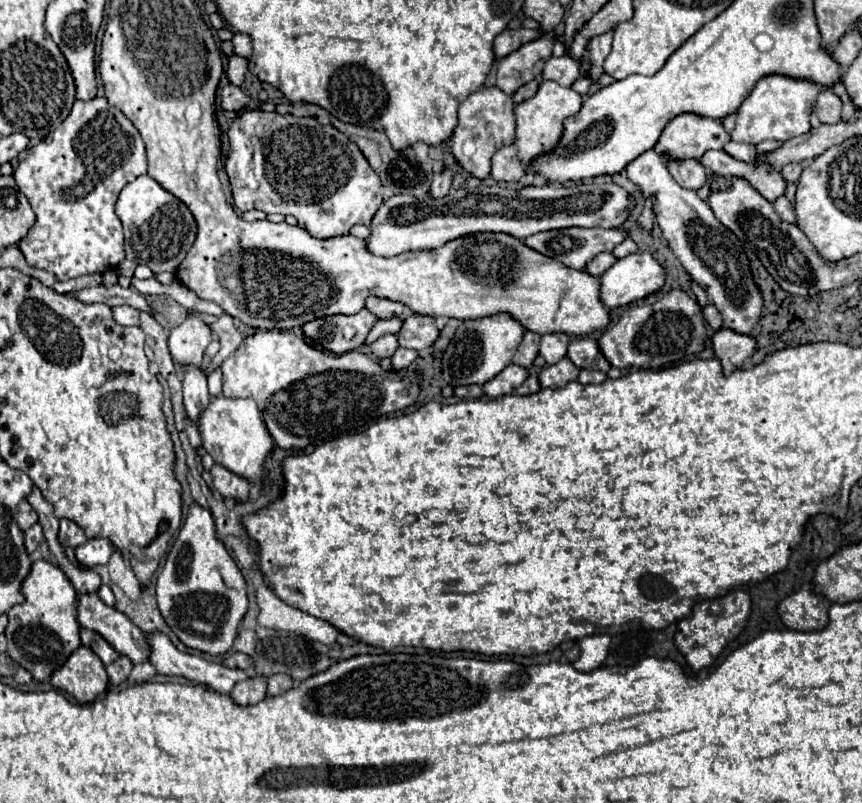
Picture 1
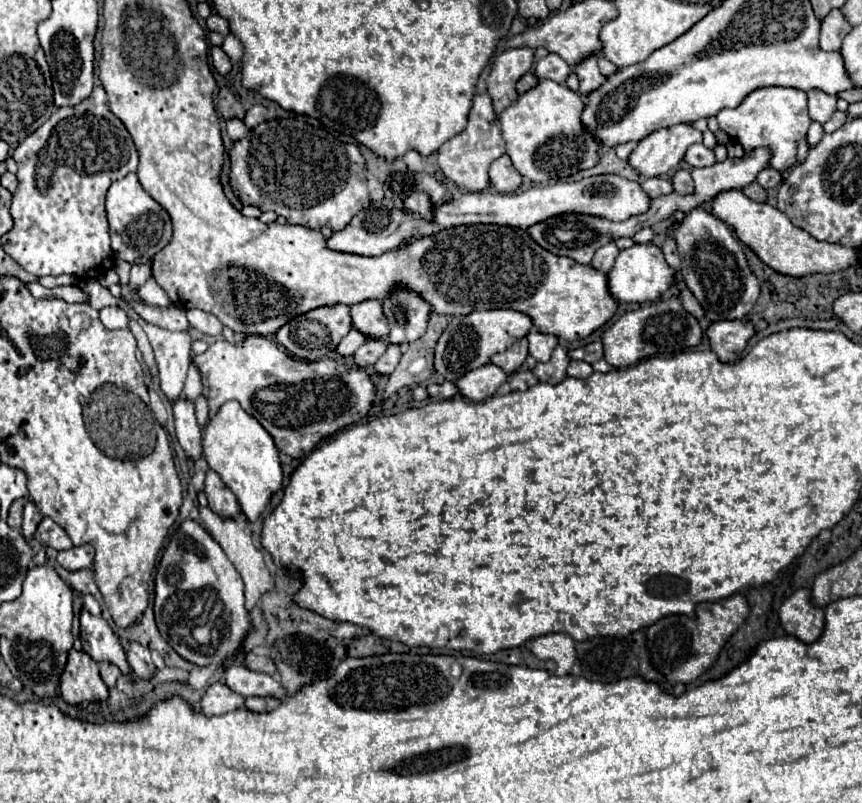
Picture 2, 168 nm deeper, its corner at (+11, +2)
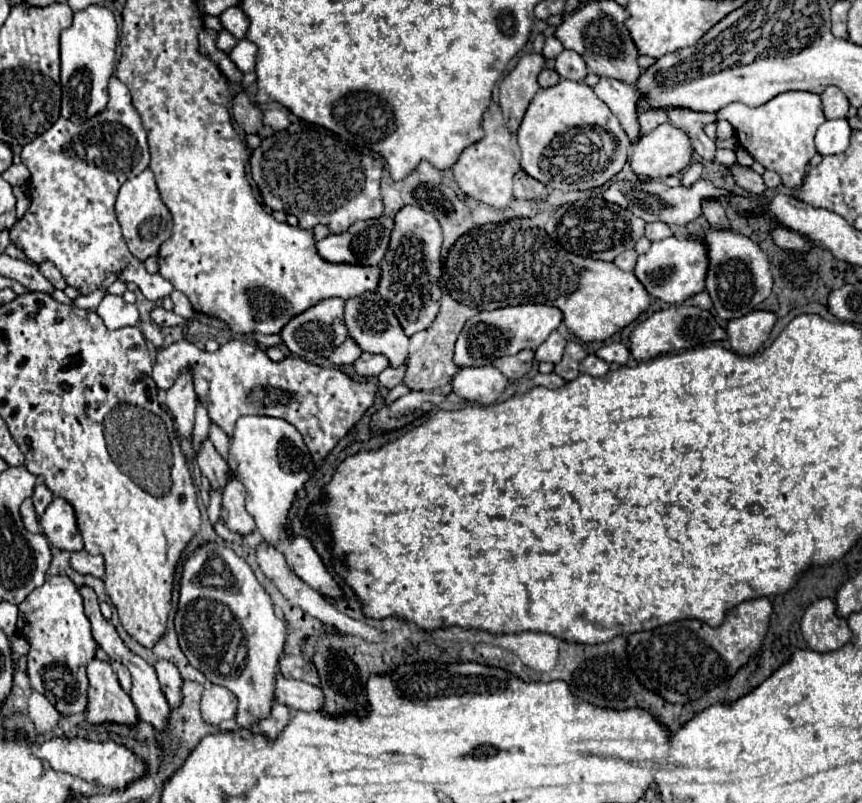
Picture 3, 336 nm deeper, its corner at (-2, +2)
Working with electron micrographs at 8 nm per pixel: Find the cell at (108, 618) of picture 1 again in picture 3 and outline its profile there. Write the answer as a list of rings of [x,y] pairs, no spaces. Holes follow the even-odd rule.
[[[157,660],[157,664],[153,668],[157,672],[157,678],[159,678],[159,684],[161,684],[161,690],[163,690],[165,698],[167,698],[167,702],[171,706],[179,706],[183,678],[181,678],[177,666],[173,662],[169,662],[169,660]]]

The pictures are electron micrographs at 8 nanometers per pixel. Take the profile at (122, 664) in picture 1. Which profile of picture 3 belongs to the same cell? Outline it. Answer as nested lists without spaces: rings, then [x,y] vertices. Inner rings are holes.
[[[111,662],[111,666],[113,666],[113,672],[115,672],[117,678],[119,678],[121,688],[123,688],[125,692],[129,692],[129,690],[131,690],[131,674],[129,674],[129,670],[127,670],[121,662]]]

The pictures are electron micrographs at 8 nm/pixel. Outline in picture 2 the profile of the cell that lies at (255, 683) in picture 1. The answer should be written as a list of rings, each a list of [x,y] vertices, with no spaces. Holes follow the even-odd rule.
[[[214,682],[208,686],[208,690],[204,692],[204,696],[200,700],[200,712],[208,714],[208,716],[216,716],[216,714],[226,714],[226,712],[238,710],[242,704],[244,704],[244,698],[240,694],[232,692],[222,682]]]

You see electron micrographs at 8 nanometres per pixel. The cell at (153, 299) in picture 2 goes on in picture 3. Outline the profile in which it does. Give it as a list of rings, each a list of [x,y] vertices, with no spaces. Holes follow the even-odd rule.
[[[117,78],[109,80],[109,102],[97,116],[83,124],[73,124],[67,118],[59,118],[45,134],[23,146],[21,160],[31,172],[27,188],[29,208],[25,216],[13,226],[11,242],[21,248],[33,264],[39,266],[41,262],[53,262],[61,270],[65,282],[79,288],[81,294],[97,290],[109,274],[117,274],[117,278],[123,282],[135,282],[143,296],[151,302],[171,296],[171,282],[161,278],[161,274],[149,274],[143,262],[133,258],[133,254],[127,250],[121,226],[115,216],[115,200],[121,184],[149,166],[147,134],[139,114],[131,106],[131,94],[123,82]]]

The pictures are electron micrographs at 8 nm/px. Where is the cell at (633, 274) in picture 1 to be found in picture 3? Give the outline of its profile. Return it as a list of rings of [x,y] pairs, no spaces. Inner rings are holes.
[[[675,236],[653,242],[649,252],[637,258],[635,276],[645,286],[649,296],[667,304],[679,304],[705,288],[705,246],[701,246],[697,240]]]

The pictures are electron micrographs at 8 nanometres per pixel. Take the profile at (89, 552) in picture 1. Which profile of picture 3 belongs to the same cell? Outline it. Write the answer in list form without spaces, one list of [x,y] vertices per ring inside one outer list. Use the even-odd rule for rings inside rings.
[[[79,550],[71,554],[71,568],[79,574],[91,574],[101,578],[103,576],[103,558],[93,556],[87,550]]]

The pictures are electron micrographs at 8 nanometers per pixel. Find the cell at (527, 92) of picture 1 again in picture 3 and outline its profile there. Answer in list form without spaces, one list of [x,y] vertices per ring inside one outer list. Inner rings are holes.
[[[541,70],[539,74],[539,86],[541,88],[549,88],[549,86],[555,86],[559,82],[559,74],[555,70]]]

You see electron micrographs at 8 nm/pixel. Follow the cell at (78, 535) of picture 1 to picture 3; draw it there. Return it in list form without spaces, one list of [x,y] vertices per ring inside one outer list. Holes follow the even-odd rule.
[[[53,498],[39,522],[43,526],[43,534],[55,548],[71,552],[83,548],[83,540],[75,522],[75,512],[65,500]]]

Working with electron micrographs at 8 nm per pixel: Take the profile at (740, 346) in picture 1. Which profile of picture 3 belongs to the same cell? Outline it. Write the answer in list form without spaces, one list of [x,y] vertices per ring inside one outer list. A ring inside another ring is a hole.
[[[755,310],[743,318],[729,320],[727,336],[729,336],[731,348],[741,356],[755,354],[769,338],[769,332],[775,322],[777,322],[777,316],[765,310]]]

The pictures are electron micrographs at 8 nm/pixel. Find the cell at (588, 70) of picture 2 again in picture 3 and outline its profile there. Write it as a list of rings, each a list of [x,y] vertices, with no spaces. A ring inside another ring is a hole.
[[[599,78],[597,86],[593,86],[597,98],[601,98],[609,110],[619,118],[623,130],[627,132],[631,142],[637,142],[637,98],[635,86],[629,86],[615,78]]]

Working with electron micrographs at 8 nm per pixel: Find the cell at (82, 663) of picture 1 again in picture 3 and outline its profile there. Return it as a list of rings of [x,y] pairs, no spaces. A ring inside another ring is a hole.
[[[93,658],[87,666],[89,690],[87,690],[87,712],[85,718],[91,724],[101,722],[119,722],[119,724],[135,724],[137,710],[129,698],[129,694],[119,686],[117,676],[111,670],[109,662]]]

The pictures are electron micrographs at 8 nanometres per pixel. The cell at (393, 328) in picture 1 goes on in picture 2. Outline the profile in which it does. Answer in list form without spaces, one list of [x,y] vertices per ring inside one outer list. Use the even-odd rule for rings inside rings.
[[[350,330],[350,332],[342,338],[342,342],[336,346],[336,352],[338,352],[340,356],[352,356],[366,340],[368,340],[368,338],[366,338],[362,332]]]

